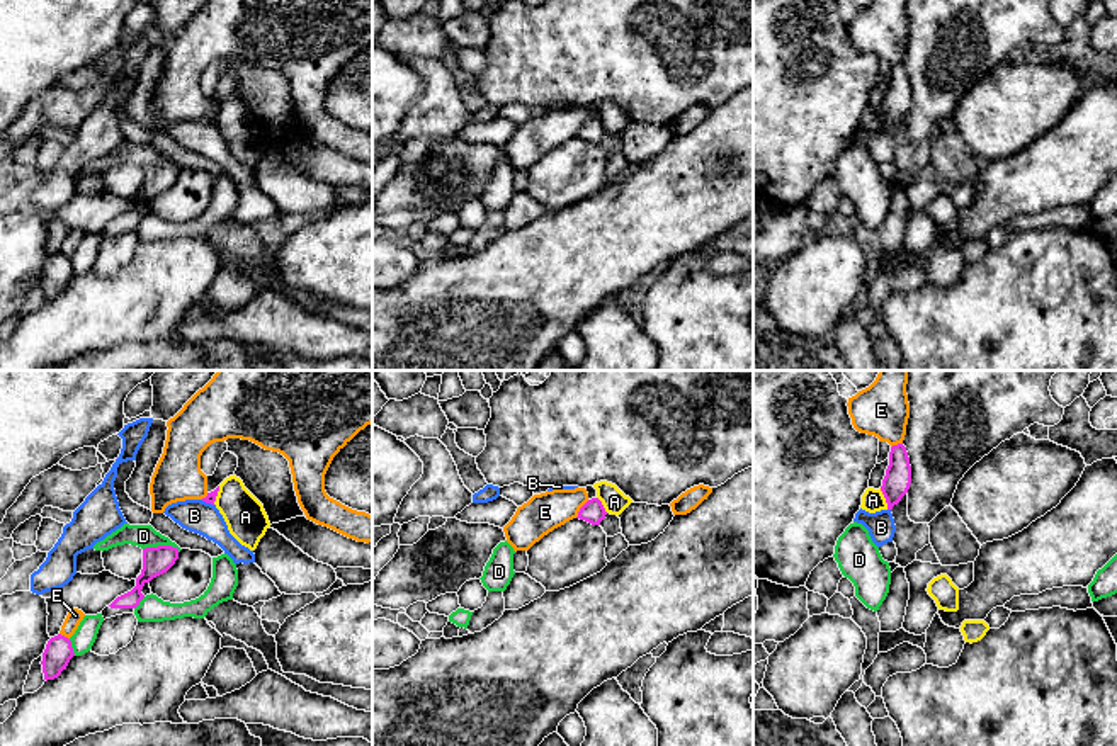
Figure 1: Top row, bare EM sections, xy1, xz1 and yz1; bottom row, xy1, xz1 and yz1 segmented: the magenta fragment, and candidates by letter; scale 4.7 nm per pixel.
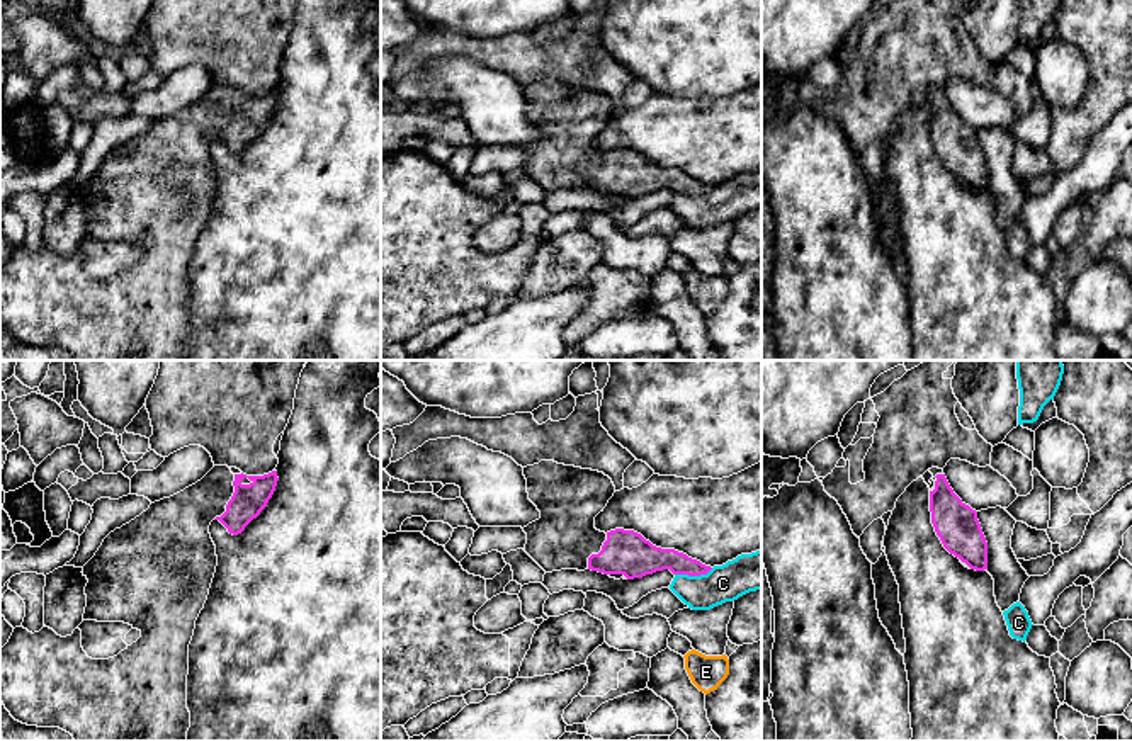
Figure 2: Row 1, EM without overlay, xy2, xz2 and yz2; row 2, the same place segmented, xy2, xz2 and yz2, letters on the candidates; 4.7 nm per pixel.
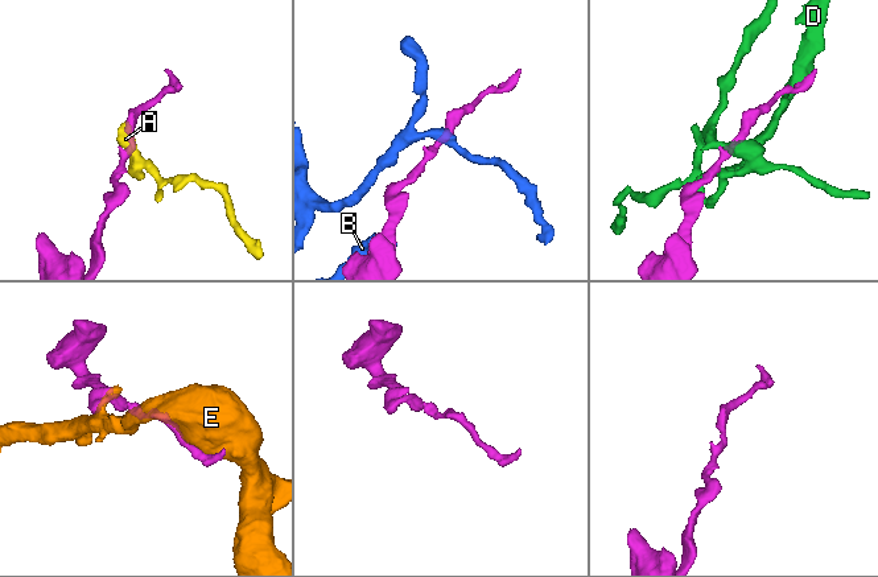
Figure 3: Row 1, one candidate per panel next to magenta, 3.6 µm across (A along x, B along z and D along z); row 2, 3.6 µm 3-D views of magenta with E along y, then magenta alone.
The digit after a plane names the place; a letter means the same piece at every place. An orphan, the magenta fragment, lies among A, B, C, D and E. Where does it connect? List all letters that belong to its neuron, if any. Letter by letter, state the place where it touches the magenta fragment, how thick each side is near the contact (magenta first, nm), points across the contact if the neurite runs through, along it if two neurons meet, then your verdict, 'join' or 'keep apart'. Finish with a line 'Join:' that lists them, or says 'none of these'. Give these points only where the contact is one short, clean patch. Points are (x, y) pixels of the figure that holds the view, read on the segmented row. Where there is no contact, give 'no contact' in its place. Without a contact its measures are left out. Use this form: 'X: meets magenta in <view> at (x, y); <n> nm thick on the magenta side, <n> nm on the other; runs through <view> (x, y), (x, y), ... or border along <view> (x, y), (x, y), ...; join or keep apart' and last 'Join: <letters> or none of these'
A: meets magenta in yz1 at (884, 497); 130 nm thick on the magenta side, 110 nm on the other; border along yz1 (879, 488), (888, 508); keep apart
B: meets magenta in xy1 at (208, 502); 50 nm thick on the magenta side, 160 nm on the other; border along xy1 (201, 500), (213, 505); keep apart
C: meets magenta in xz2 at (694, 575); 150 nm thick on the magenta side, 180 nm on the other; keep apart
D: meets magenta in xy1 at (162, 546); 130 nm thick on the magenta side, 110 nm on the other; keep apart
E: meets magenta in xz1 at (580, 508); 110 nm thick on the magenta side, 180 nm on the other; keep apart
Join: none of these

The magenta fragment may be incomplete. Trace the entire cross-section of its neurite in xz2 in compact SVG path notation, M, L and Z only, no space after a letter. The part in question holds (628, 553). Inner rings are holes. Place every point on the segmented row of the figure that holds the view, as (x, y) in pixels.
M541 461L524 467L529 500L541 512L541 518L524 527L527 534L525 552L546 571L591 569L603 574L624 574L627 580L642 578L670 569L673 574L700 576L712 568L675 549L661 549L634 530L615 529L600 532L595 517L603 512L615 493L608 476L591 469Z

